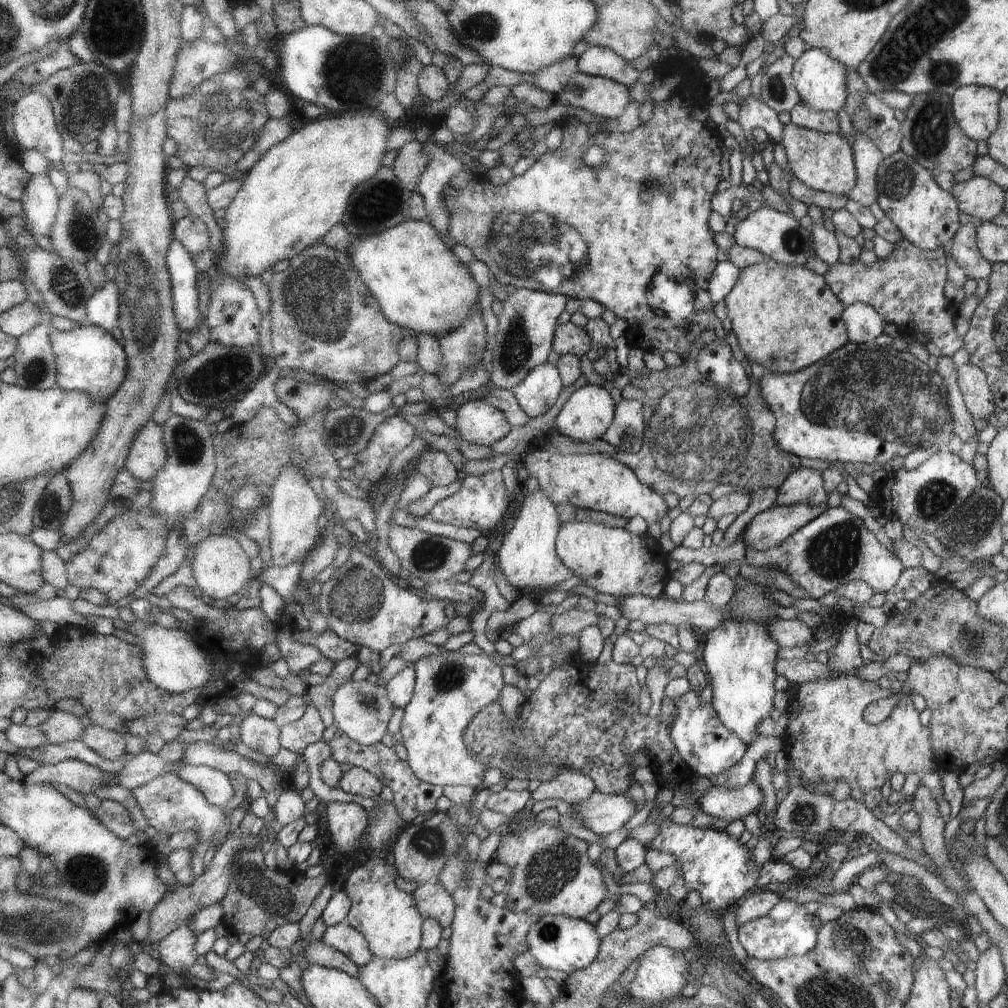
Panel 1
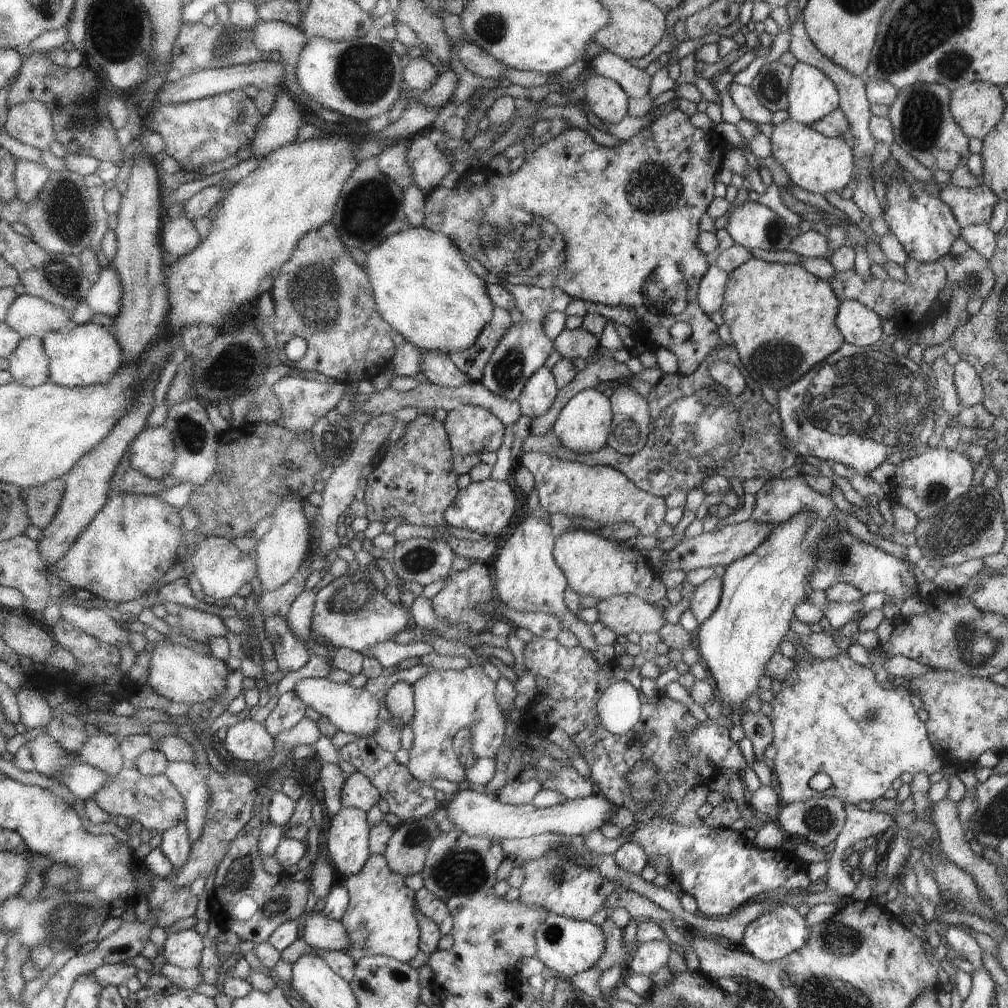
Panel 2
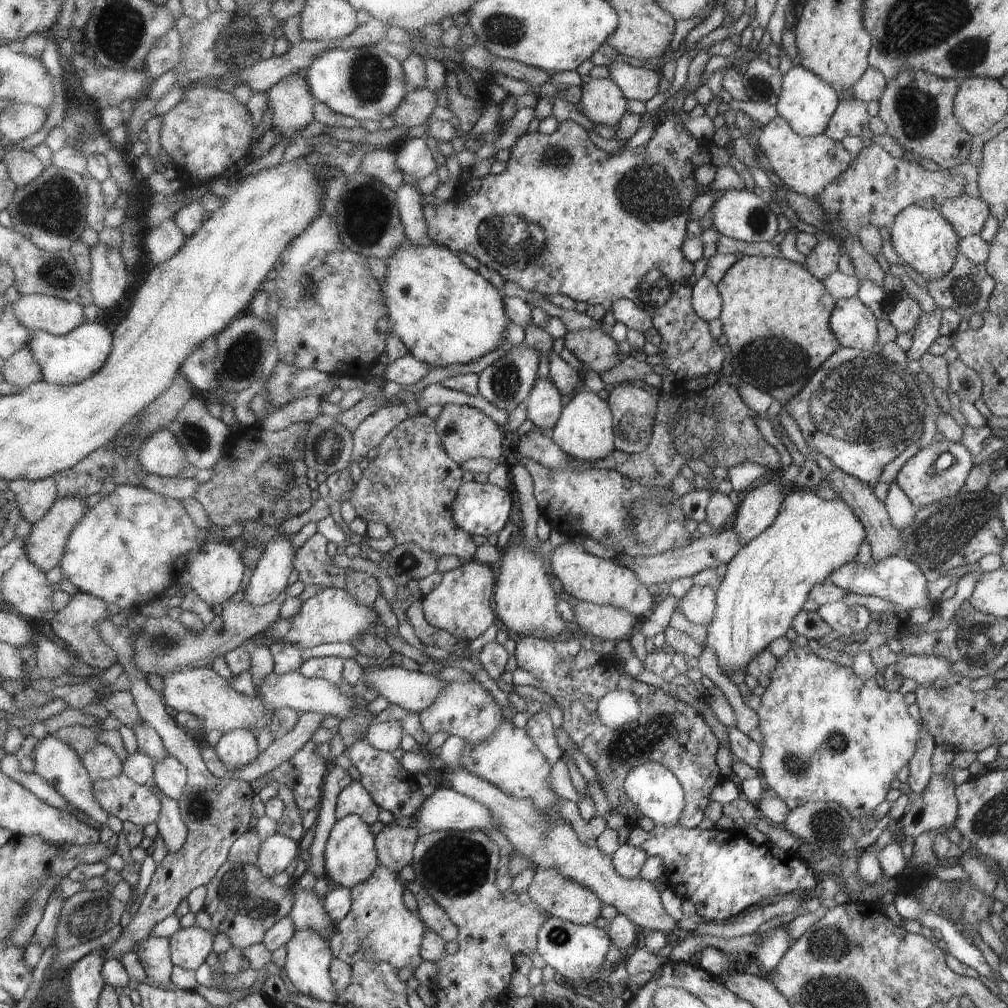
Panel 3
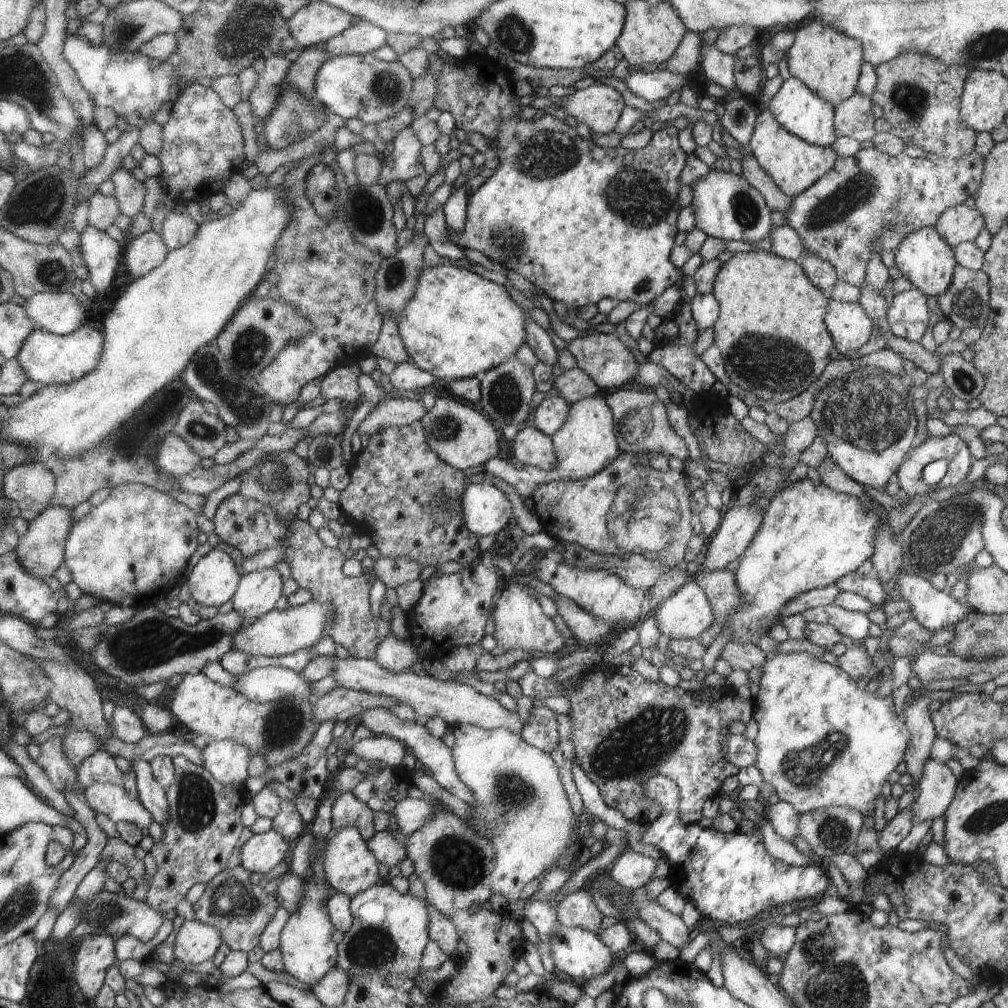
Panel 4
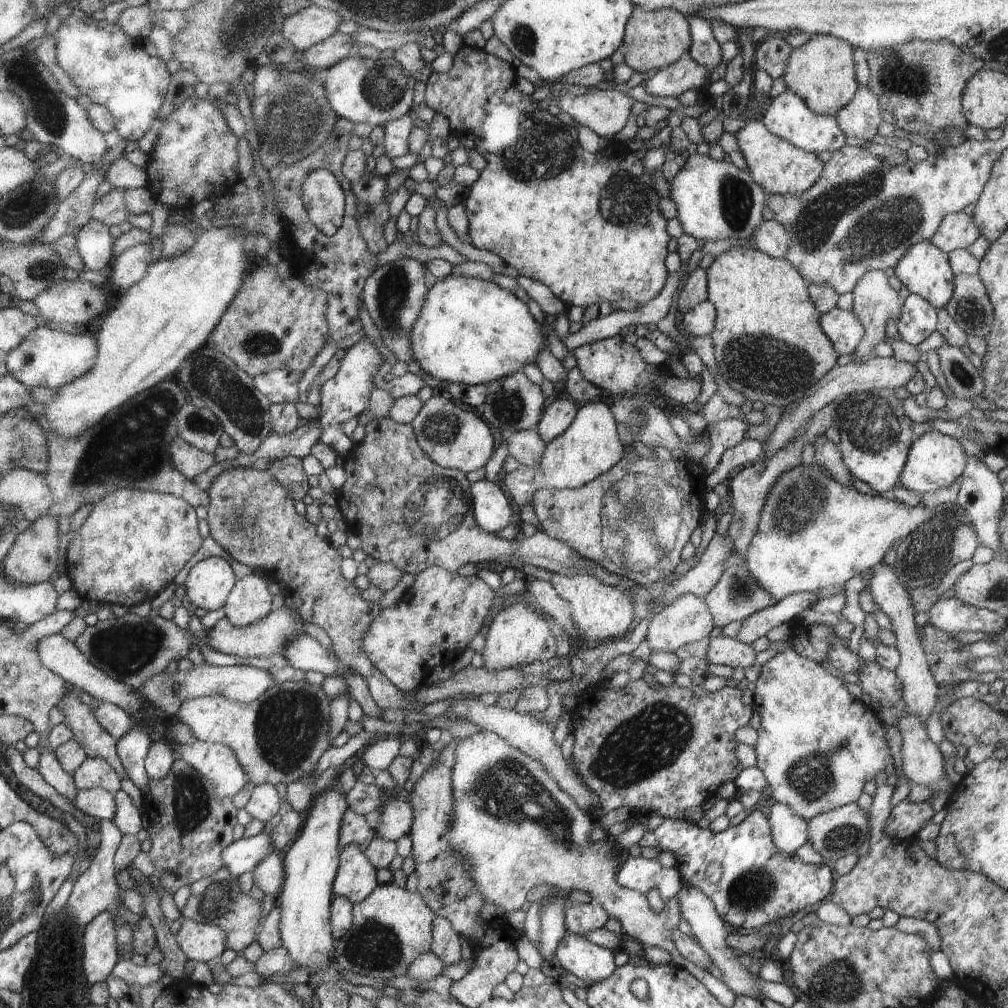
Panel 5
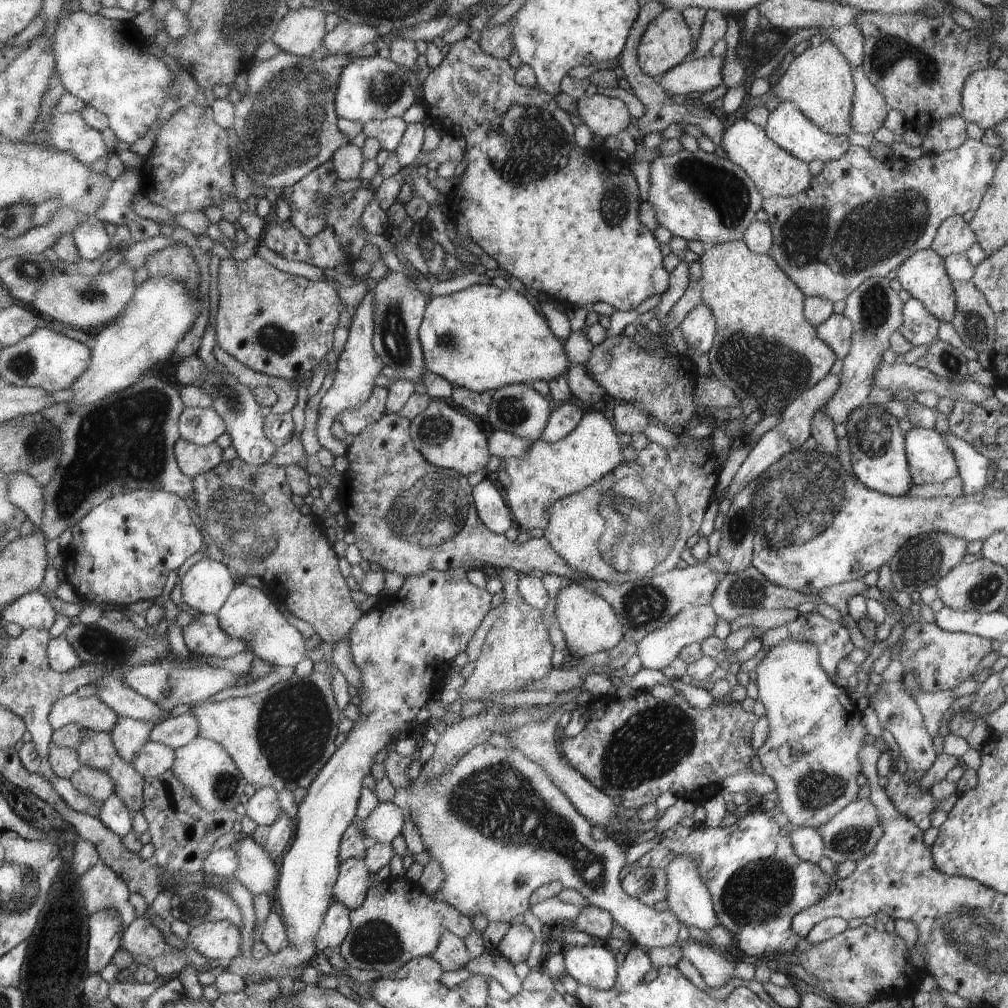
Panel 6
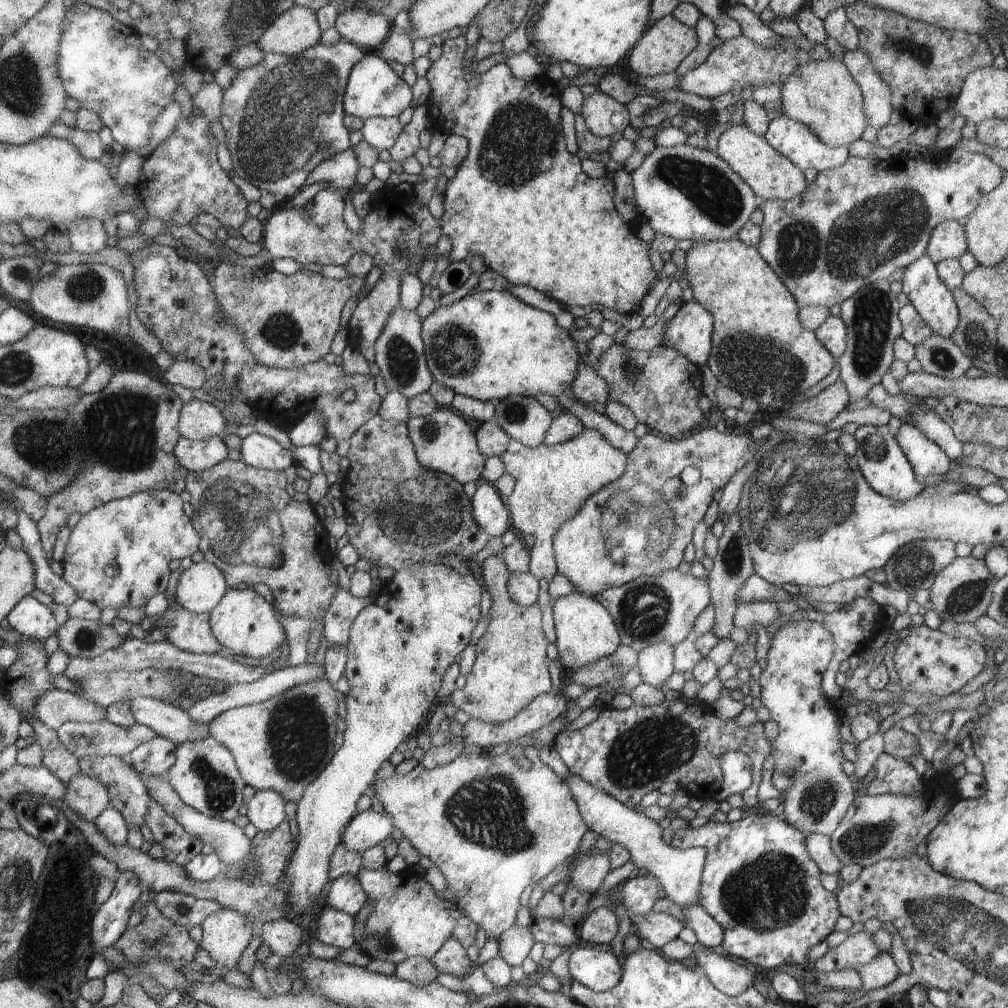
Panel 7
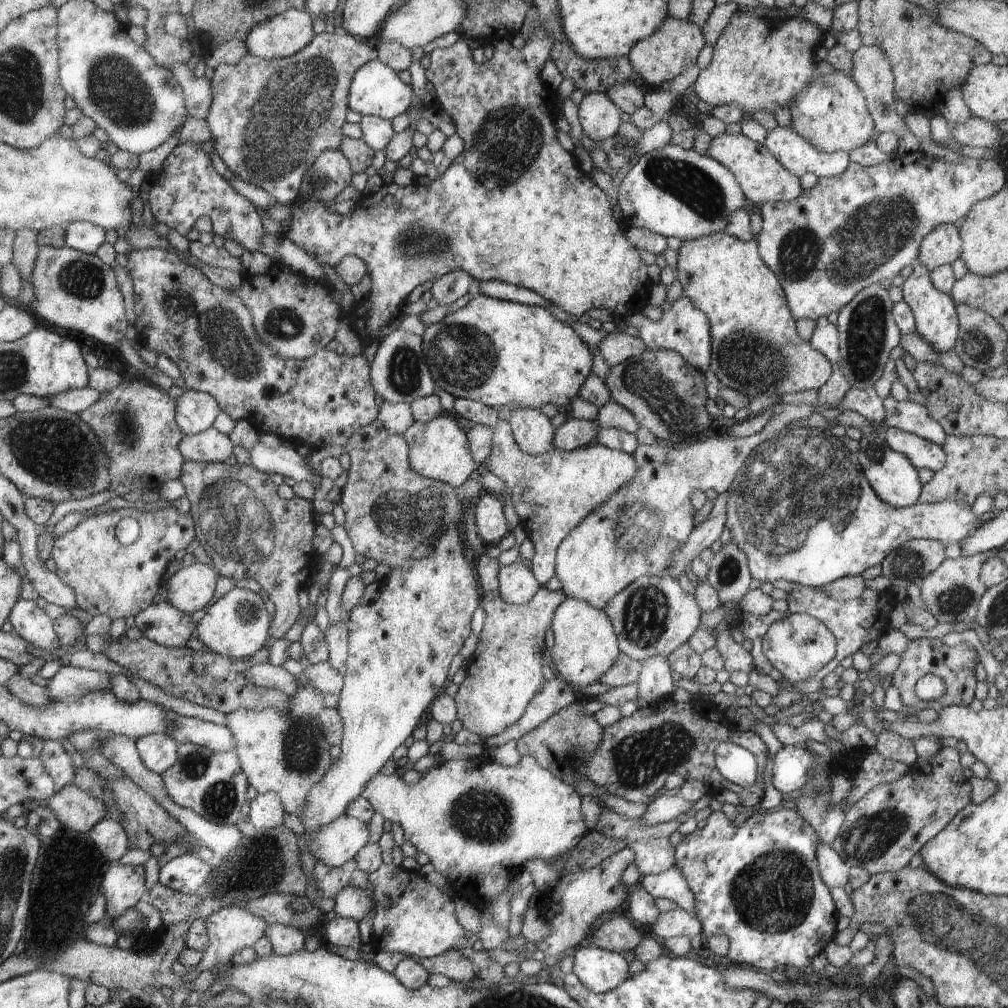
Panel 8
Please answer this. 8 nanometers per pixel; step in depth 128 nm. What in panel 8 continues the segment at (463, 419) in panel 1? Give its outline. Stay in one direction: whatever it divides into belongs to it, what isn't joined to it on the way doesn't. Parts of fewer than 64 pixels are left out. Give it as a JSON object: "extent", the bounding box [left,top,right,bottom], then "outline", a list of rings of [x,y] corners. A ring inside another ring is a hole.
{"extent":[404,415,474,487],"outline":[[[446,415],[433,418],[427,423],[414,422],[404,432],[409,443],[409,463],[412,469],[424,478],[459,487],[474,472],[474,459],[468,454],[468,440],[462,428]]]}

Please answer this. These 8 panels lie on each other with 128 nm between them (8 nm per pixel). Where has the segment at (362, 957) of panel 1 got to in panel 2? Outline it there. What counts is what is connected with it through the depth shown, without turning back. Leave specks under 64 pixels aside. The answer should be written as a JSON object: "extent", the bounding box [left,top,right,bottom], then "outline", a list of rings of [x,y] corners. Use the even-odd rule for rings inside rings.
{"extent":[301,910,350,951],"outline":[[[312,910],[308,913],[301,939],[318,950],[342,951],[350,944],[344,925],[339,920],[325,915],[324,911]]]}

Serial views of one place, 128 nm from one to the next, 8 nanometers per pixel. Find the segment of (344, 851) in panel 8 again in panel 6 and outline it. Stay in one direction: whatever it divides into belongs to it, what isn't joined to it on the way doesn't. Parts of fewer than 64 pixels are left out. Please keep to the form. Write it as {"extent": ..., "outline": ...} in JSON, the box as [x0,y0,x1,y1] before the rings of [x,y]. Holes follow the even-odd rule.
{"extent":[361,802,411,843],"outline":[[[393,802],[380,803],[361,824],[364,835],[376,843],[391,843],[402,835],[406,822],[411,820],[409,810],[402,809]]]}

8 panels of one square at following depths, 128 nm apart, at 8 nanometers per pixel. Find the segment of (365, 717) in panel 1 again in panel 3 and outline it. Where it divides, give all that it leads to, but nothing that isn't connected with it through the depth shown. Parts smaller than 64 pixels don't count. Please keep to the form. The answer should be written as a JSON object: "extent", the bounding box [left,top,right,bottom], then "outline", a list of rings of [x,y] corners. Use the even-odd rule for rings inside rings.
{"extent":[255,671,354,719],"outline":[[[272,671],[267,676],[267,680],[262,680],[255,689],[257,697],[264,703],[268,702],[274,710],[288,707],[296,712],[315,712],[323,715],[334,715],[342,719],[351,713],[352,707],[354,706],[354,697],[346,698],[344,694],[340,694],[340,690],[338,690],[336,685],[326,682],[326,680],[305,677],[298,671],[292,671],[286,674]]]}

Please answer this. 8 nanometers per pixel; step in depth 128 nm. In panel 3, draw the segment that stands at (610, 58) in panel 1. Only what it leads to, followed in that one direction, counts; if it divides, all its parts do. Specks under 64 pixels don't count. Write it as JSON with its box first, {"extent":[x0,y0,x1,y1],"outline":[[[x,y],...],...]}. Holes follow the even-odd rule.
{"extent":[609,55,660,103],"outline":[[[619,55],[609,66],[610,79],[617,84],[625,94],[625,98],[647,103],[652,96],[658,94],[660,74],[648,68],[634,68],[624,64],[623,55]]]}

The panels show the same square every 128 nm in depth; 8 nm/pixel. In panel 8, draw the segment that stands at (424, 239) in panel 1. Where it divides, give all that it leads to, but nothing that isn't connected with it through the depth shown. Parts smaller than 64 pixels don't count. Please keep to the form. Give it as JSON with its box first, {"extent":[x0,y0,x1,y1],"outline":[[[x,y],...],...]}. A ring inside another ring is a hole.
{"extent":[422,295,593,412],"outline":[[[477,295],[463,308],[453,314],[448,314],[448,316],[435,322],[432,326],[426,327],[422,339],[422,350],[430,374],[439,388],[450,392],[452,396],[458,399],[470,399],[485,403],[486,406],[494,407],[498,412],[504,411],[505,409],[540,409],[543,405],[548,403],[552,403],[560,410],[563,410],[565,405],[568,406],[571,400],[580,394],[582,386],[584,386],[592,374],[593,352],[591,352],[588,345],[578,337],[578,334],[572,327],[572,323],[568,324],[563,320],[554,318],[545,308],[532,308],[532,306],[498,300],[484,295]]]}

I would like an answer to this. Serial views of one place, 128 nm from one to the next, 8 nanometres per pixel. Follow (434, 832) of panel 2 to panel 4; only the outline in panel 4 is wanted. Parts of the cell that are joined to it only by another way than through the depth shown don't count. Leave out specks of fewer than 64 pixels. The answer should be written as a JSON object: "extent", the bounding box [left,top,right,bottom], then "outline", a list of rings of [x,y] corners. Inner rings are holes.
{"extent":[367,829,407,869],"outline":[[[389,829],[376,832],[367,841],[368,849],[374,854],[376,861],[390,869],[407,858],[406,846],[403,842],[397,841],[393,835],[394,832]]]}

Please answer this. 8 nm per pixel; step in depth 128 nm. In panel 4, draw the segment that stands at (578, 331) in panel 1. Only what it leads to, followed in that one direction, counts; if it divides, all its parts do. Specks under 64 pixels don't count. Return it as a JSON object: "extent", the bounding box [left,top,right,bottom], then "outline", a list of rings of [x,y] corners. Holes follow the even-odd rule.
{"extent":[567,333,641,390],"outline":[[[612,333],[590,334],[584,338],[574,339],[567,342],[567,349],[575,358],[576,366],[583,370],[602,390],[633,385],[633,379],[637,376],[641,366],[634,357],[633,351],[628,350]]]}

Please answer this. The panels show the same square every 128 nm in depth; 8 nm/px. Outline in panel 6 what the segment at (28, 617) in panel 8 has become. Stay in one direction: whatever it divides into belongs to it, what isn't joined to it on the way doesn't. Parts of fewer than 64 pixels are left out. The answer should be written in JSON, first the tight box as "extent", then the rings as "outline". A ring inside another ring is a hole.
{"extent":[2,588,56,631],"outline":[[[41,588],[29,592],[7,606],[2,612],[2,617],[8,622],[22,626],[23,629],[34,627],[48,631],[56,620],[56,611],[50,602],[46,602],[46,597]]]}

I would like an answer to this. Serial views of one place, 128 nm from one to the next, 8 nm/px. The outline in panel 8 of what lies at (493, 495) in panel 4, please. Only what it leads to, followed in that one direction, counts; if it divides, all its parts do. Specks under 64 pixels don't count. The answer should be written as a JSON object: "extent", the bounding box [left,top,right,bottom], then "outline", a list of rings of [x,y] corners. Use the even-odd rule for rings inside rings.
{"extent":[472,490,508,547],"outline":[[[482,490],[480,496],[473,501],[472,505],[476,526],[478,526],[479,538],[484,542],[484,545],[488,547],[489,544],[499,544],[500,540],[508,534],[508,522],[504,518],[504,504],[492,496],[492,494]]]}

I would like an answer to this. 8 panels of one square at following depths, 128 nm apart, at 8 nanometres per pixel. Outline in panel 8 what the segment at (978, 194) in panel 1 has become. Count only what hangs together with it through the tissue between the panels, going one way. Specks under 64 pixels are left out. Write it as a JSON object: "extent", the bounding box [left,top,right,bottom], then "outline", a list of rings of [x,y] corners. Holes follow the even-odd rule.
{"extent":[917,223,963,270],"outline":[[[950,223],[940,224],[922,239],[917,262],[928,270],[951,265],[959,258],[963,242],[959,228]]]}

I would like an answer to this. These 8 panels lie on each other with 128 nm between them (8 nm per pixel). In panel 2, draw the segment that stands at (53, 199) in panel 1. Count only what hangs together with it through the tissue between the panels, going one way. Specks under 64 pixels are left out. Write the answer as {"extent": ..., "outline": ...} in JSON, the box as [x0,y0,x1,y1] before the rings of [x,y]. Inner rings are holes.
{"extent":[14,159,50,203],"outline":[[[17,159],[14,171],[17,197],[25,203],[38,198],[48,180],[50,170],[45,164],[26,159]]]}

